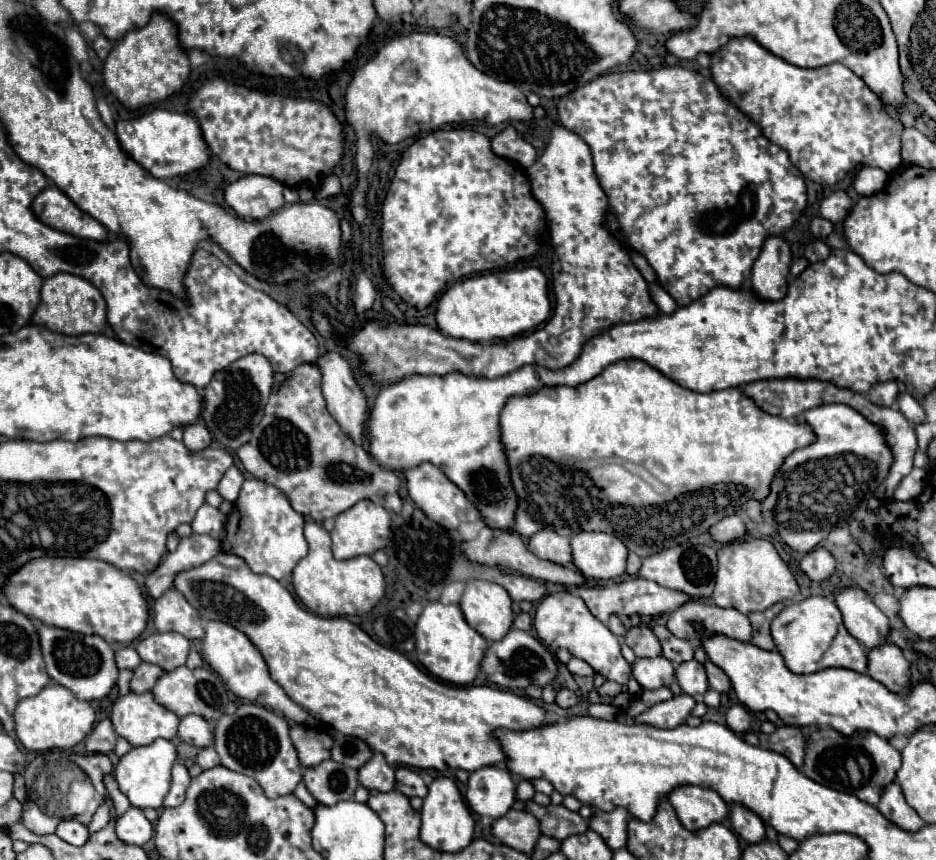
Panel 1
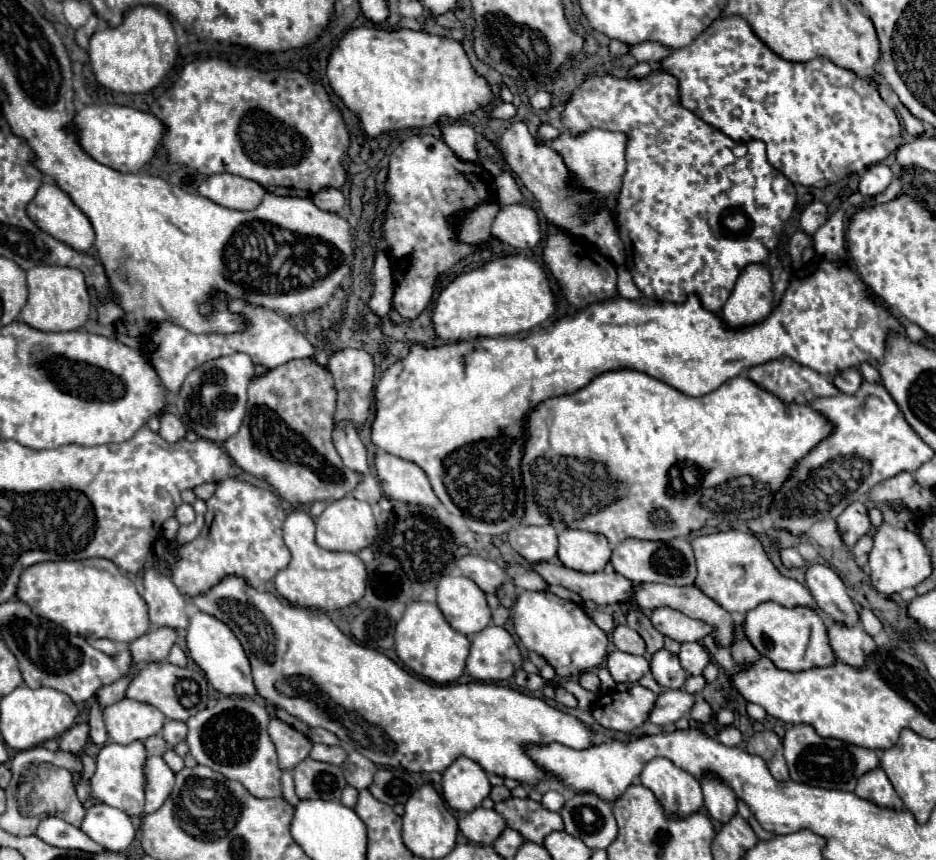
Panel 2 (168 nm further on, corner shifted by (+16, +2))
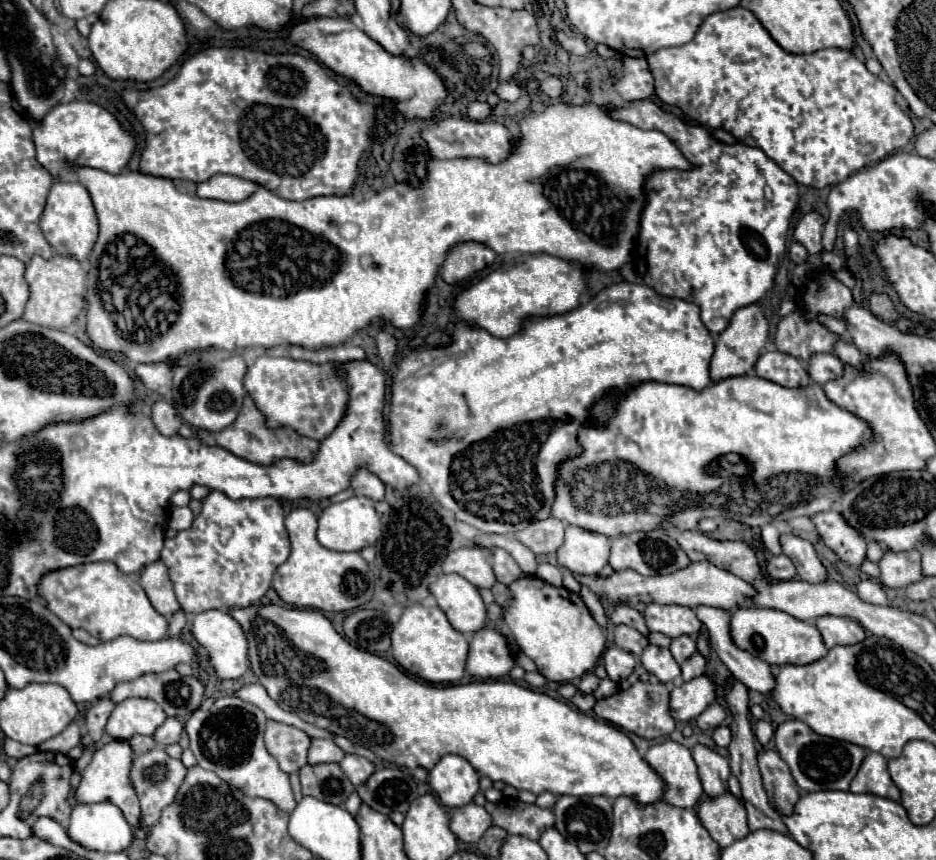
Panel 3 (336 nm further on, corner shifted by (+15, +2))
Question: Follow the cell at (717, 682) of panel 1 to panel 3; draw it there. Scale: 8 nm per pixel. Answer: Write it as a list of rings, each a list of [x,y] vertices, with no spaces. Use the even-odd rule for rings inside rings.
[[[679,636],[679,638],[671,640],[669,650],[671,650],[675,662],[681,664],[681,662],[685,662],[685,658],[689,658],[689,654],[697,652],[697,646],[695,646],[695,640],[691,636]]]

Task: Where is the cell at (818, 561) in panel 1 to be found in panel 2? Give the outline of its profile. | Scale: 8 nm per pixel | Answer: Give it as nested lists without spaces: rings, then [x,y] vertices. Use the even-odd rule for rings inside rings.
[[[784,548],[784,550],[780,552],[780,558],[782,558],[782,564],[784,564],[786,568],[800,568],[800,566],[806,564],[804,558],[800,556],[798,548]]]

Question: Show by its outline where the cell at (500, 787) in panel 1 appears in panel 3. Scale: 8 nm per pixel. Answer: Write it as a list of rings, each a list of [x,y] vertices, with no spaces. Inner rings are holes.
[[[445,754],[429,770],[429,786],[439,796],[443,806],[459,808],[469,804],[479,792],[479,776],[473,766],[465,762],[465,758]]]

